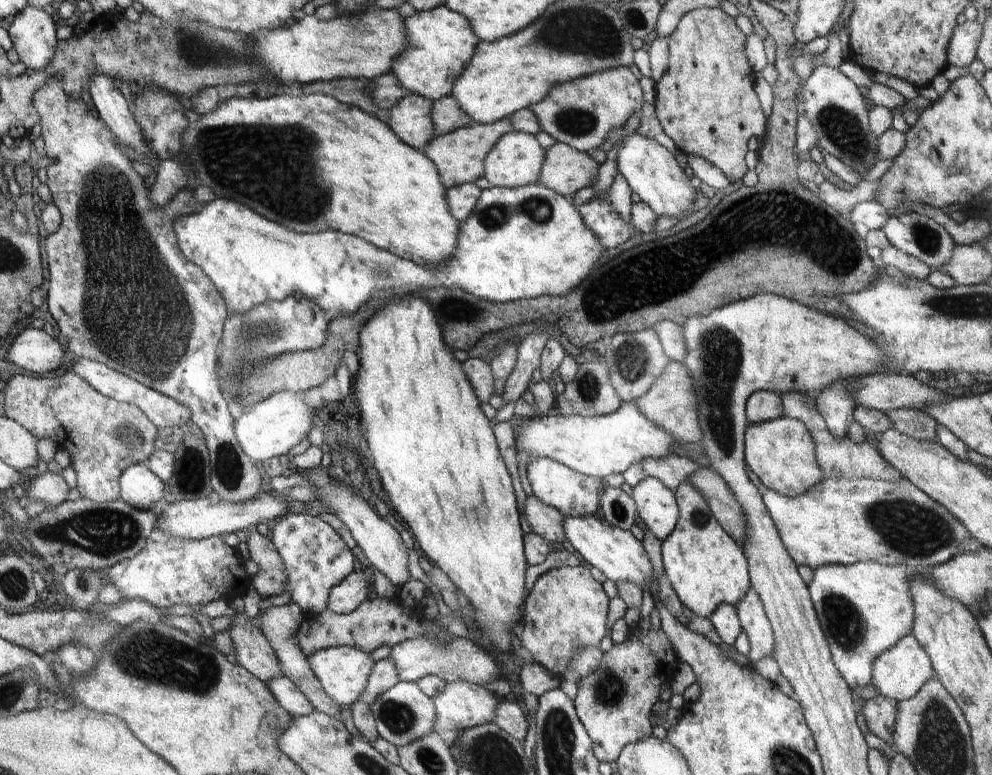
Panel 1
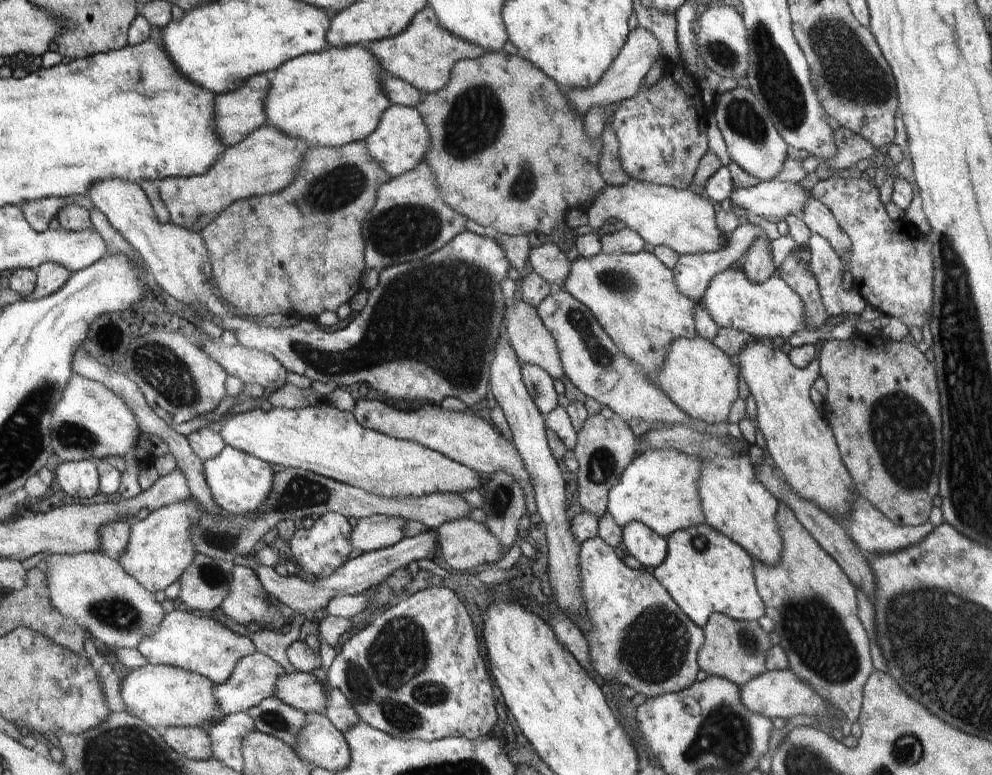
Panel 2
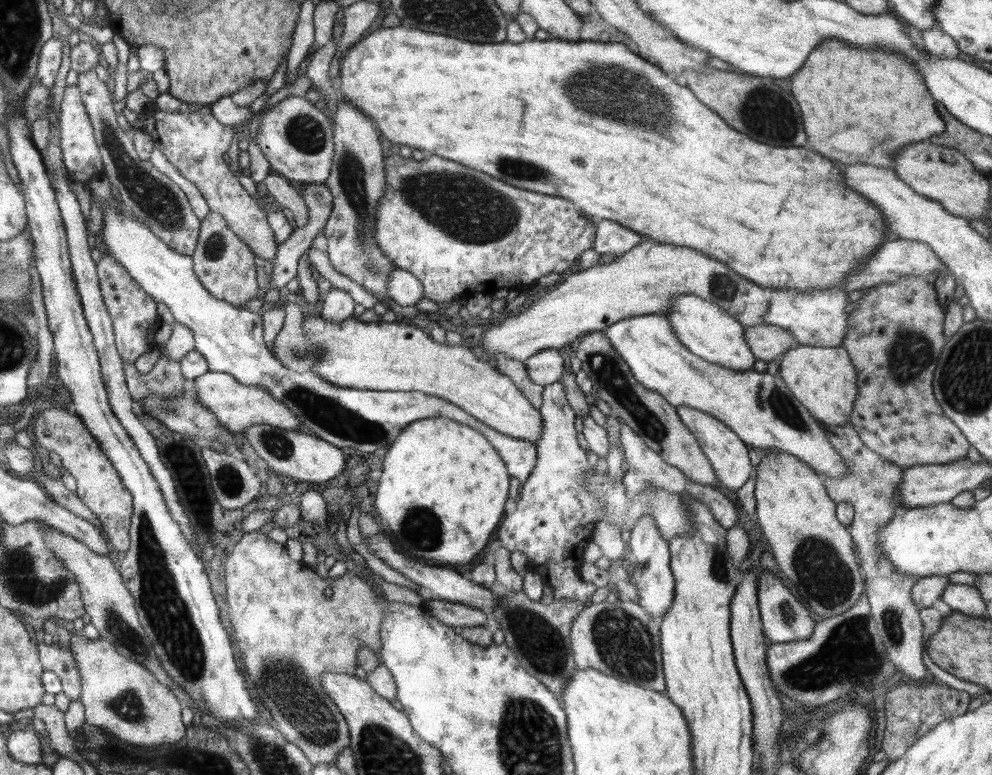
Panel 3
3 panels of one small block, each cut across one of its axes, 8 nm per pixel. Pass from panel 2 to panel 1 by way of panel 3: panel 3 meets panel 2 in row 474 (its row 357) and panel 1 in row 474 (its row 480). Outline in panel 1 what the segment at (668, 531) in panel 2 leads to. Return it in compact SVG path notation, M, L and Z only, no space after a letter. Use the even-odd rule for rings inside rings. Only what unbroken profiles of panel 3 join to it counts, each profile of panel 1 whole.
M746 462L744 466L748 479L761 494L786 552L798 567L804 565L814 570L822 565L853 565L868 561L911 568L933 567L959 555L963 543L971 538L968 529L954 514L904 478L897 483L848 477L823 478L800 496L785 497L766 488Z

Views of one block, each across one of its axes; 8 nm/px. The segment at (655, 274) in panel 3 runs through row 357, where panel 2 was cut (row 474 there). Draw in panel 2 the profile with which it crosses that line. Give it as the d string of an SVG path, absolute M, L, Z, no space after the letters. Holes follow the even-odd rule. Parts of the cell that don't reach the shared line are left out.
M356 400L356 408L350 412L354 419L365 428L382 432L396 439L405 439L422 447L434 450L454 462L475 472L490 474L504 472L523 489L526 515L538 512L535 491L529 470L525 468L514 442L504 437L491 423L466 412L443 409L438 405L426 405L420 410L397 410L380 400Z

